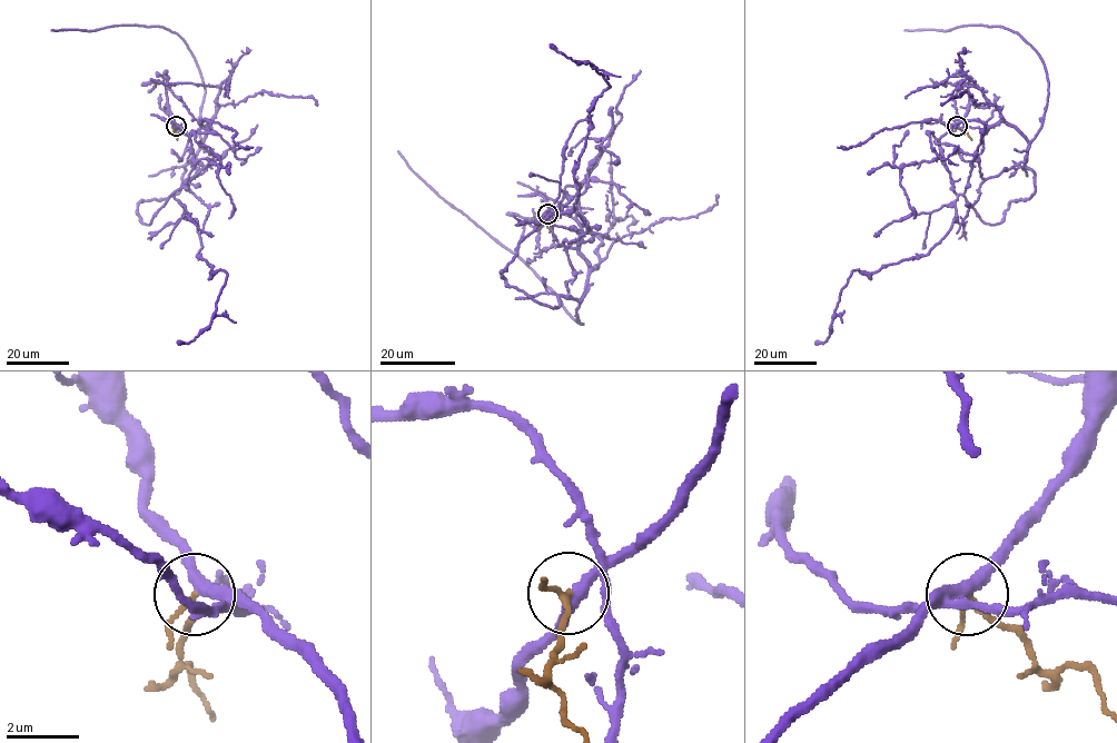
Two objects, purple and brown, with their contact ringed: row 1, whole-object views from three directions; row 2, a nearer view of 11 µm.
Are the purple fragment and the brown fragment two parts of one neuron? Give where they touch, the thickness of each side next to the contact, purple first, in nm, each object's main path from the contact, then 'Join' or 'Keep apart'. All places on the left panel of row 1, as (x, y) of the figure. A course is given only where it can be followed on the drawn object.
Place: (176, 126). Thickness 280 nm (purple) against 140 nm. Course of purple: (176, 126), (193, 135), (209, 121), (203, 141), (205, 85), (177, 33), (158, 26), (119, 25), (51, 30). Course of brown: (176, 126), (177, 140). Keep apart

